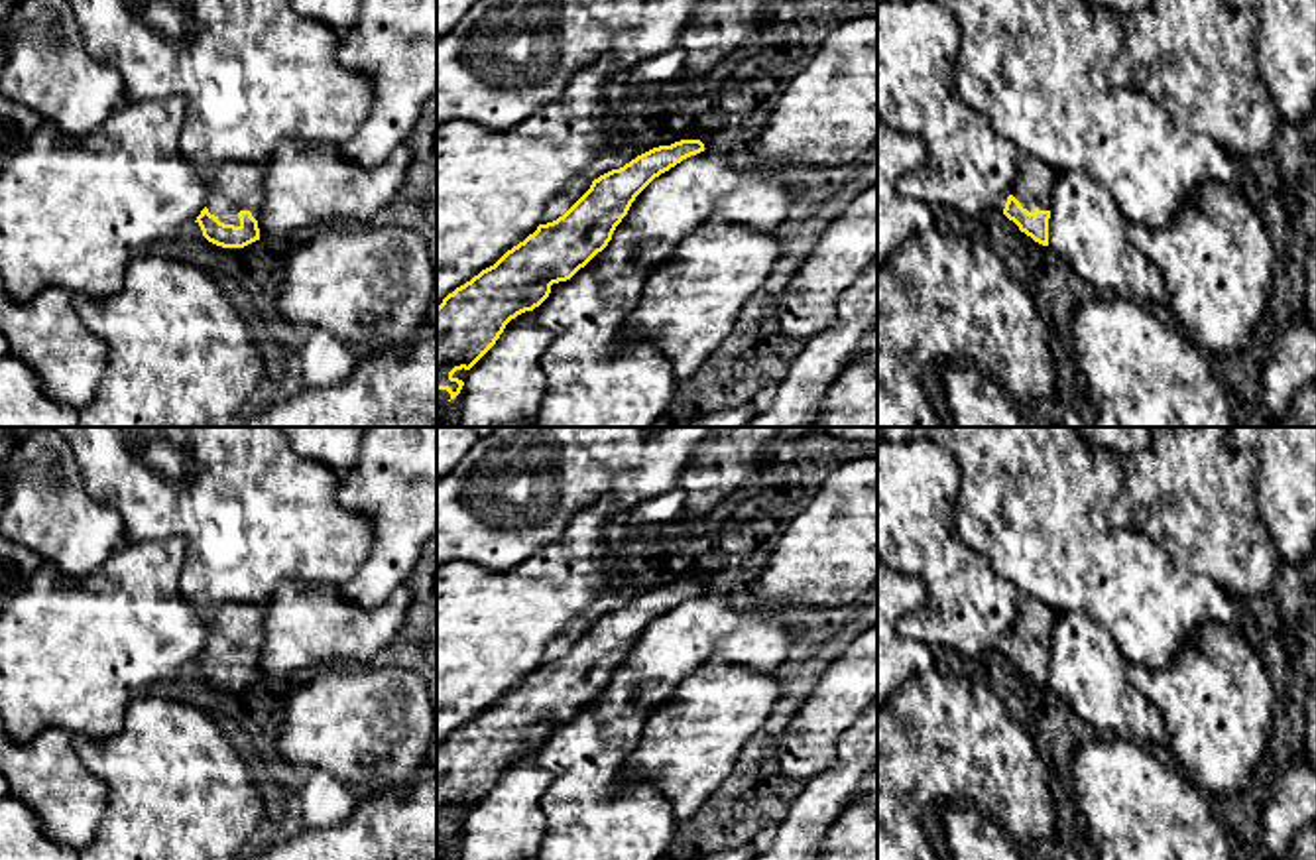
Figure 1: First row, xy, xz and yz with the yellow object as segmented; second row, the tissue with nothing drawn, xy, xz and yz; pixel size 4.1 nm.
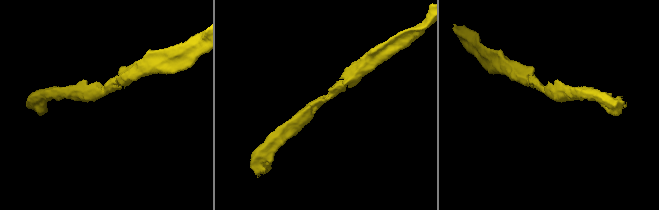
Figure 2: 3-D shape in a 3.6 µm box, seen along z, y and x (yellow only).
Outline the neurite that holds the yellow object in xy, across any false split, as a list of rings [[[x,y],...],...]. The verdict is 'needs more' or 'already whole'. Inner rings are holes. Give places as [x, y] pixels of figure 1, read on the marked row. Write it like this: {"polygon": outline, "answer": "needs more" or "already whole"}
{"polygon": [[[234,161],[205,167],[210,187],[207,207],[197,216],[203,236],[222,248],[244,248],[260,240],[266,163]]], "answer": "needs more"}

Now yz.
{"polygon": [[[1029,155],[1019,157],[1019,173],[1003,215],[1035,242],[1048,246],[1048,218],[1056,171]]], "answer": "needs more"}

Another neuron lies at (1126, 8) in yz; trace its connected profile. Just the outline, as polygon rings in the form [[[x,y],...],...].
[[[1088,0],[1090,4],[1098,8],[1109,8],[1123,20],[1131,18],[1137,10],[1143,10],[1149,6],[1151,0]]]

